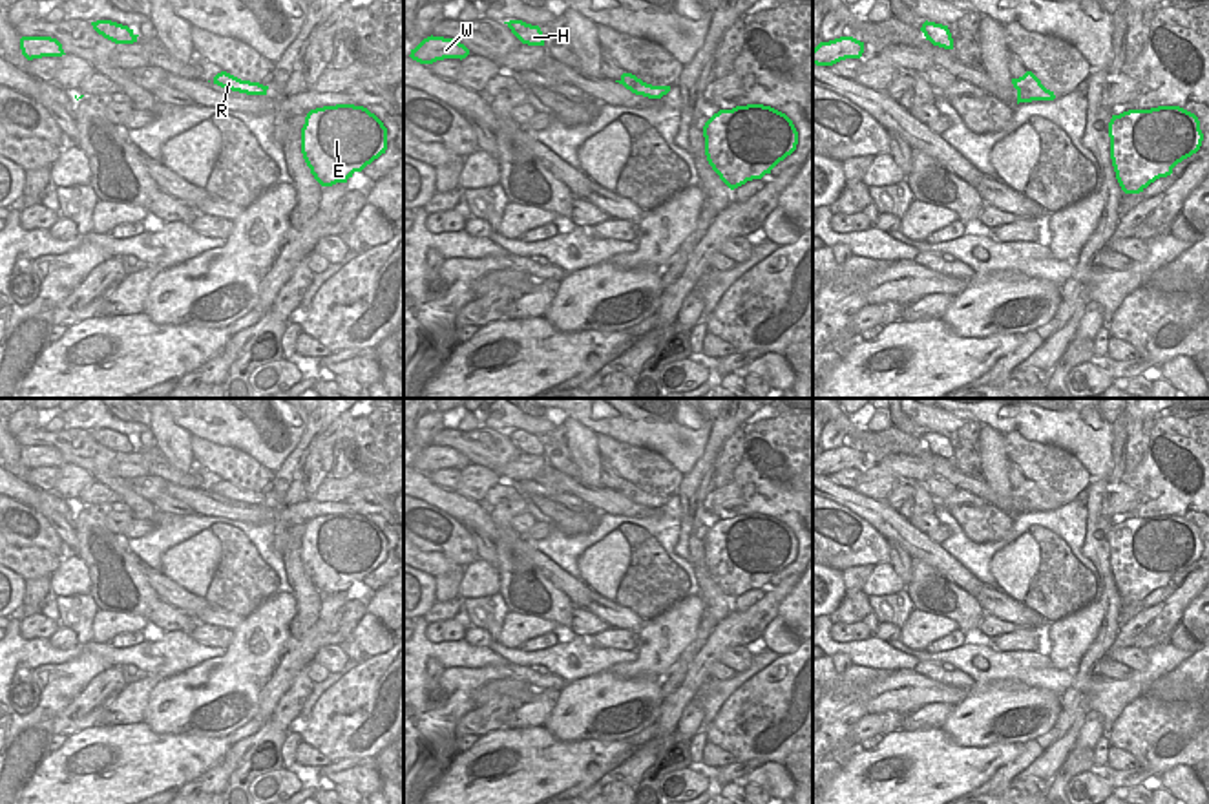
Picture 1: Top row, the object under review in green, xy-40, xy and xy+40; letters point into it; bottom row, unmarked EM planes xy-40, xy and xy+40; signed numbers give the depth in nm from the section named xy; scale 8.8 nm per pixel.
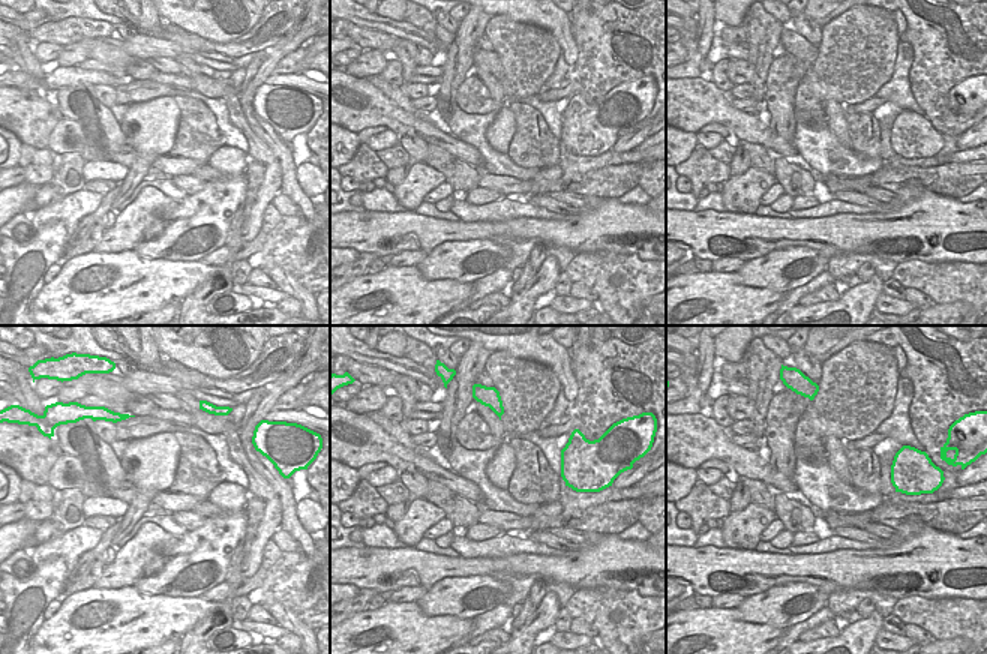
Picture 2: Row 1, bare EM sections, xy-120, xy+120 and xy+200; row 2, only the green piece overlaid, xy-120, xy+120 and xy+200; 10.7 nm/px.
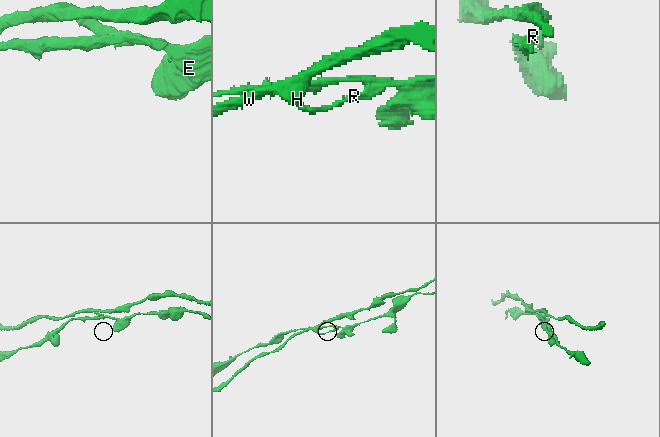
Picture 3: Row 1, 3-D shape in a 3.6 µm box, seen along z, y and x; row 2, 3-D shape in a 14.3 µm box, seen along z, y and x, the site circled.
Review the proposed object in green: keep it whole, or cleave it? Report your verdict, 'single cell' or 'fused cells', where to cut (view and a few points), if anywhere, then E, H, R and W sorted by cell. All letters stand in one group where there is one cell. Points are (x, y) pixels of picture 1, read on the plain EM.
fused cells; cut xy+40 (1036, 486), (1029, 494), (1030, 508); groups E R / H W

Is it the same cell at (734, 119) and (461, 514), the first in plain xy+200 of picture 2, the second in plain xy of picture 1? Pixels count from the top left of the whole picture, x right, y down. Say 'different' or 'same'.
different

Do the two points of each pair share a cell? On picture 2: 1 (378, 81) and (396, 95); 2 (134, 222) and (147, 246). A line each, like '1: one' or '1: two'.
1: one
2: two

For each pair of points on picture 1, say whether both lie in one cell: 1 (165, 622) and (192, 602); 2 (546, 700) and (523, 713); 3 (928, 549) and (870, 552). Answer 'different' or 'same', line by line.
1: different
2: same
3: different

